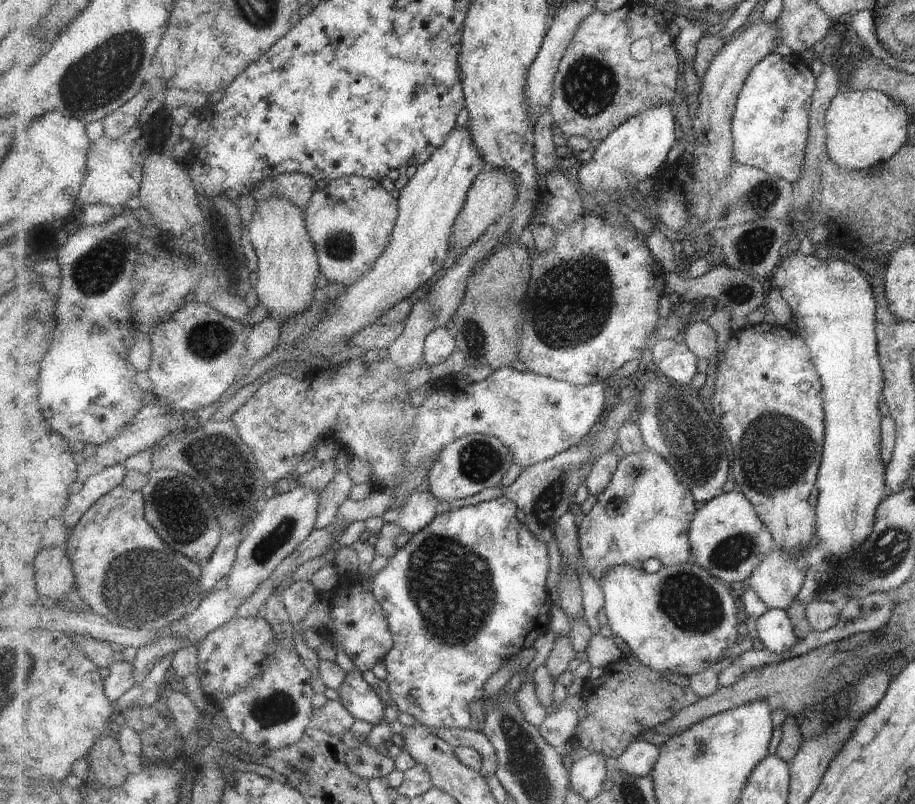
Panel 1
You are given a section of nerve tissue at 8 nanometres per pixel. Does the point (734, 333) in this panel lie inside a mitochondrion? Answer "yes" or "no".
no

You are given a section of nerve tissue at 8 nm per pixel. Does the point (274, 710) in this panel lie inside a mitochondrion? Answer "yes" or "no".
yes

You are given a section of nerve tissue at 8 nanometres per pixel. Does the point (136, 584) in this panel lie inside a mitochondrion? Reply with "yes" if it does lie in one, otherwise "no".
yes

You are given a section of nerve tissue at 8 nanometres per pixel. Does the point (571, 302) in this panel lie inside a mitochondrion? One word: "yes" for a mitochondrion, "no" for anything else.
yes

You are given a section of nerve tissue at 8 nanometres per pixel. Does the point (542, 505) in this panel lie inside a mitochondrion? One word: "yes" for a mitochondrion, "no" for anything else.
yes

